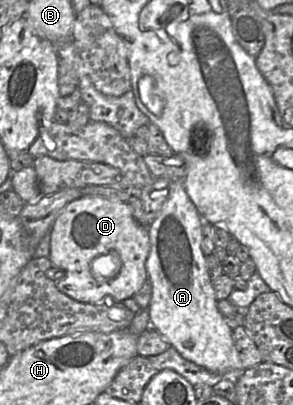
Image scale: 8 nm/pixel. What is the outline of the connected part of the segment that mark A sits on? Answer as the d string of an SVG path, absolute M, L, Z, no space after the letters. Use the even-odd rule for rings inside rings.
M172 180L168 189L168 198L159 215L148 226L151 250L146 260L146 271L152 286L152 295L147 310L151 327L184 359L223 377L233 377L236 380L243 372L242 366L234 346L234 329L218 310L218 301L207 270L206 256L202 251L202 216L190 200L182 180ZM187 341L192 343L191 348L185 346Z

